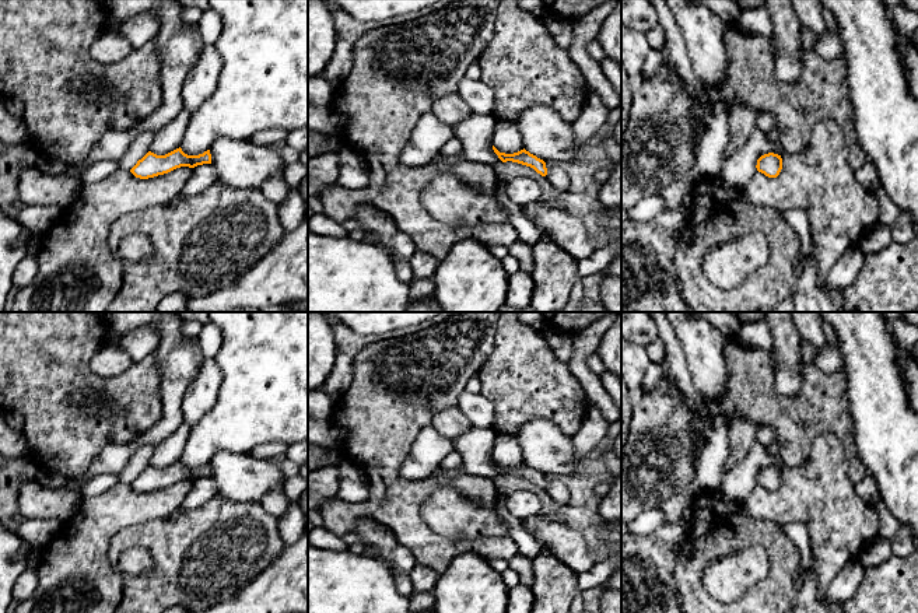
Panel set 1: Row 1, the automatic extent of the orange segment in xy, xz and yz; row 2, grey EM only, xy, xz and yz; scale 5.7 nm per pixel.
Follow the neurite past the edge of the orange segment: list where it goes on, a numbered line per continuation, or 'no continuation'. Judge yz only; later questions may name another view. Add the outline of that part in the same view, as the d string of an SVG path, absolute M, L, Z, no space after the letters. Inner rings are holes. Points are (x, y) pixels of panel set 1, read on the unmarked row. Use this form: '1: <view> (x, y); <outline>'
no continuation

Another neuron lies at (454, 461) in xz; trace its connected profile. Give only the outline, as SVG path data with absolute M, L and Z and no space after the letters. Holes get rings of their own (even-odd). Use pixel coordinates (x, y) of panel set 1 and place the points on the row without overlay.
M451 452L441 463L439 469L442 470L460 470L463 469L463 458L459 452Z

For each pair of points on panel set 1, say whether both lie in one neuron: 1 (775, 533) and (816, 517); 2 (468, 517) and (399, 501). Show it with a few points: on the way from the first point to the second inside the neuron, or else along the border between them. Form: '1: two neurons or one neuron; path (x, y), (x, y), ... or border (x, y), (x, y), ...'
1: two neurons; border (749, 517), (770, 519), (781, 525)
2: two neurons; border (447, 484), (421, 508), (441, 535)

